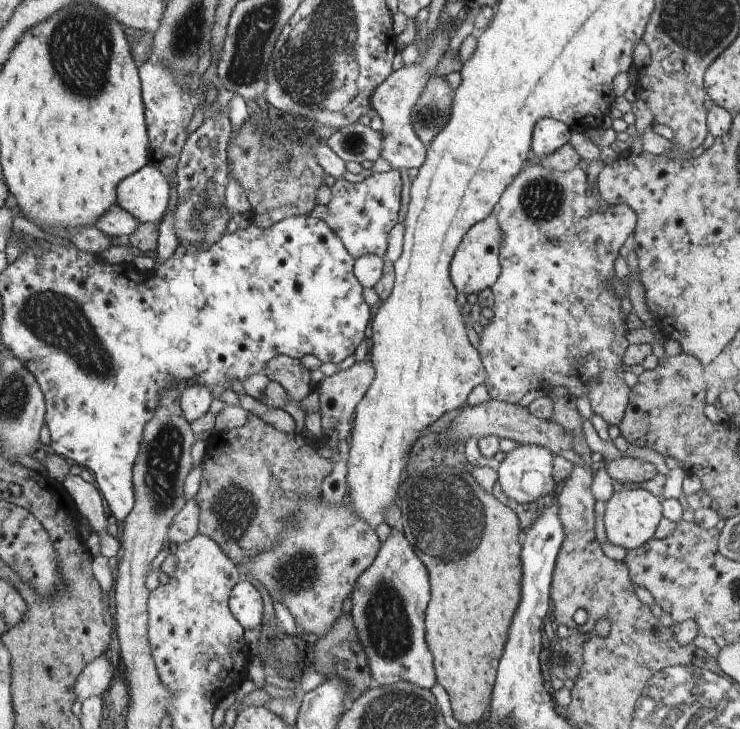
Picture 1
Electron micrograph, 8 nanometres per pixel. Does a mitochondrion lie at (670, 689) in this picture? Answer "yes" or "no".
yes

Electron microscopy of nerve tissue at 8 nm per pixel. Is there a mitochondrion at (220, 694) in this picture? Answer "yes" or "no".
no

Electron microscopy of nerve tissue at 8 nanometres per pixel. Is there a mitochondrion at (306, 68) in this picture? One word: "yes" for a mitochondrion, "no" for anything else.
yes

